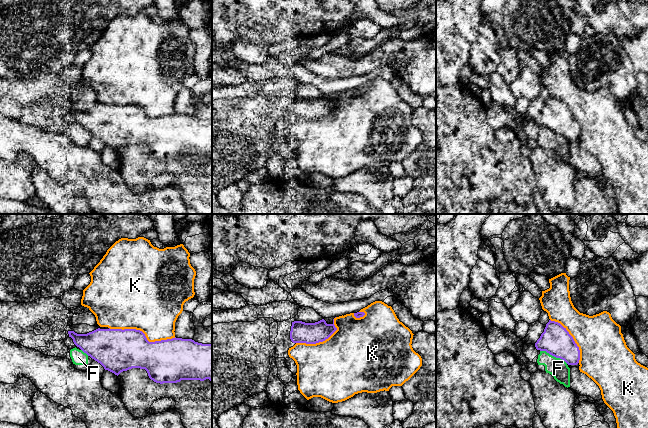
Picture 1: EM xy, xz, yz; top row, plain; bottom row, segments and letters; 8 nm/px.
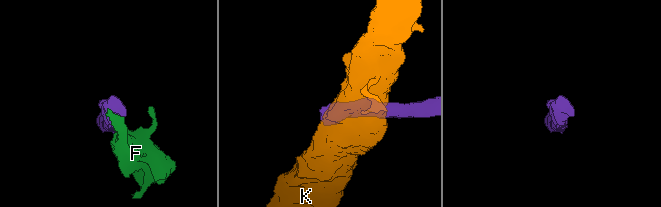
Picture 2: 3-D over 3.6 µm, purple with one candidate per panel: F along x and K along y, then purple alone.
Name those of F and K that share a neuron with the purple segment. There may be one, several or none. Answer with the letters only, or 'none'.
none

